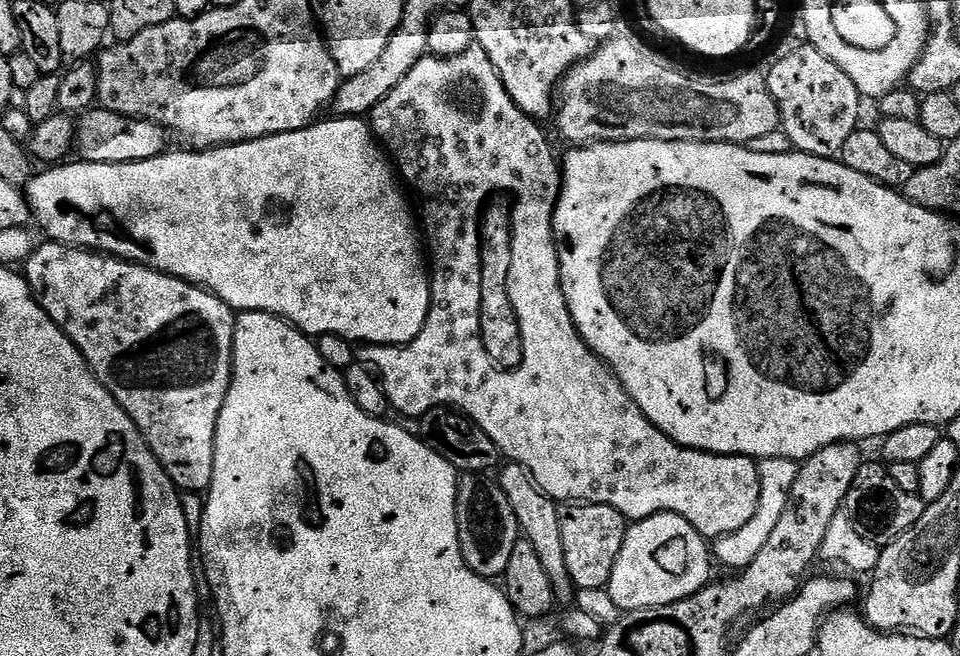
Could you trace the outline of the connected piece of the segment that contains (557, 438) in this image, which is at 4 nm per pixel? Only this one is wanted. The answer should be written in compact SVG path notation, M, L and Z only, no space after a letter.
M478 46L467 48L462 54L457 56L445 56L443 58L427 55L421 58L414 66L414 70L410 70L410 74L406 74L406 78L402 78L402 82L398 82L398 86L394 86L394 90L390 90L390 94L386 94L386 98L382 98L382 102L378 102L378 106L374 106L374 110L370 114L370 127L373 136L386 149L387 155L390 157L395 171L402 177L403 183L409 189L420 192L420 204L424 207L424 220L422 216L422 232L426 237L426 248L432 251L432 260L430 256L430 279L432 281L432 301L430 302L430 310L426 318L426 326L422 326L422 330L418 334L418 338L414 338L408 344L366 344L359 349L358 360L361 364L367 364L373 372L376 373L380 384L386 390L386 398L388 399L391 411L401 412L404 416L413 416L419 418L425 416L432 408L442 408L445 406L455 406L459 411L463 412L477 424L482 426L482 430L486 430L486 434L490 434L490 438L494 442L494 446L498 446L501 457L507 458L511 463L521 464L526 466L526 470L530 470L532 481L540 487L548 496L557 502L583 502L585 504L605 504L606 506L614 506L614 510L618 510L626 517L629 522L645 520L651 516L657 516L659 512L672 512L676 516L683 516L685 520L690 522L690 526L694 526L694 530L700 536L705 538L719 538L734 534L734 530L742 530L742 526L746 526L746 522L750 522L750 518L754 518L754 514L758 510L758 498L760 497L760 470L757 461L750 456L716 456L712 452L699 452L693 448L684 448L678 442L674 442L666 434L662 434L662 430L658 430L658 426L654 426L650 422L650 418L646 418L646 414L642 414L642 410L638 410L638 406L626 394L626 390L622 386L622 382L618 377L609 370L608 365L604 363L600 357L593 354L587 342L580 337L580 332L576 329L574 318L570 314L570 306L566 302L566 294L564 287L560 281L560 263L558 262L558 250L556 249L556 240L552 236L552 219L556 213L556 204L560 200L560 185L562 183L562 168L558 163L558 156L552 153L552 148L548 145L548 140L544 137L544 132L539 123L528 116L518 106L514 106L514 98L510 98L510 94L506 94L506 86L502 82L502 78L498 74L498 70L494 66L494 62L490 62L490 58L486 54L486 50L482 50Z

